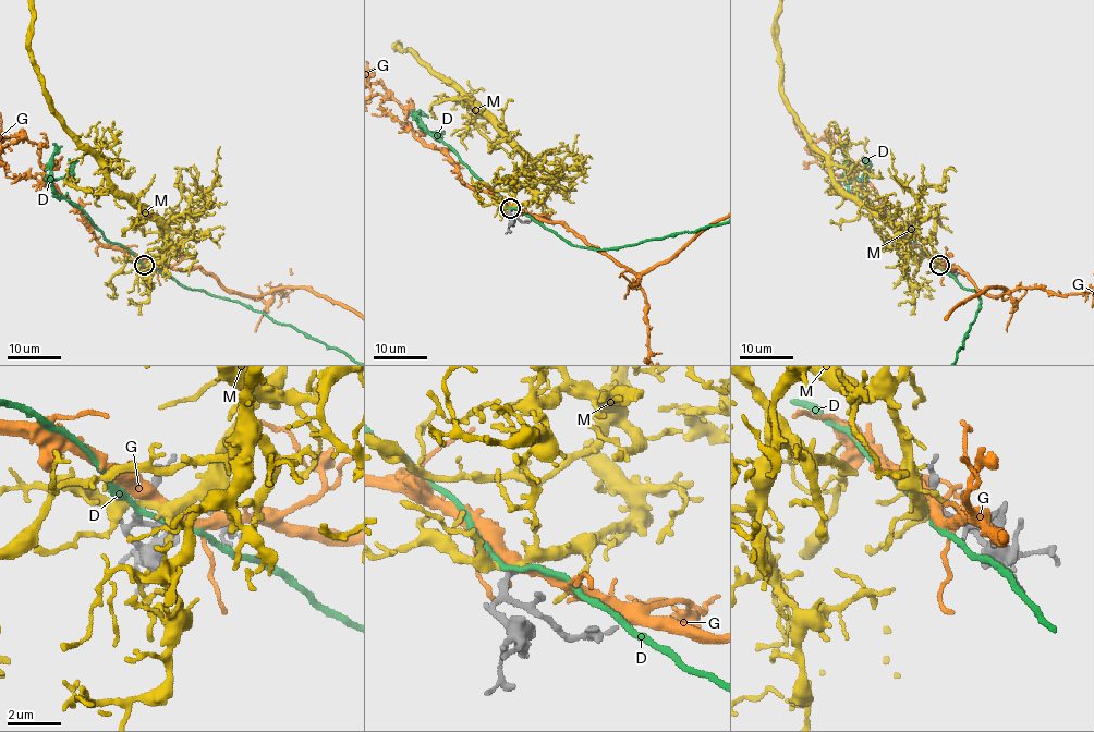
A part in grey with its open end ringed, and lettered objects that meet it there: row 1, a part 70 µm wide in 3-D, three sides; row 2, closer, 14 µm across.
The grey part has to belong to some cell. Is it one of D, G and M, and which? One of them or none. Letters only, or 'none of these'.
none of these

